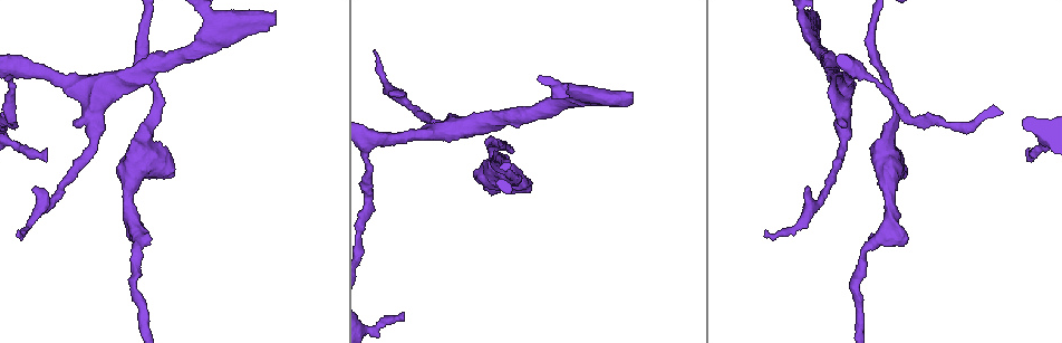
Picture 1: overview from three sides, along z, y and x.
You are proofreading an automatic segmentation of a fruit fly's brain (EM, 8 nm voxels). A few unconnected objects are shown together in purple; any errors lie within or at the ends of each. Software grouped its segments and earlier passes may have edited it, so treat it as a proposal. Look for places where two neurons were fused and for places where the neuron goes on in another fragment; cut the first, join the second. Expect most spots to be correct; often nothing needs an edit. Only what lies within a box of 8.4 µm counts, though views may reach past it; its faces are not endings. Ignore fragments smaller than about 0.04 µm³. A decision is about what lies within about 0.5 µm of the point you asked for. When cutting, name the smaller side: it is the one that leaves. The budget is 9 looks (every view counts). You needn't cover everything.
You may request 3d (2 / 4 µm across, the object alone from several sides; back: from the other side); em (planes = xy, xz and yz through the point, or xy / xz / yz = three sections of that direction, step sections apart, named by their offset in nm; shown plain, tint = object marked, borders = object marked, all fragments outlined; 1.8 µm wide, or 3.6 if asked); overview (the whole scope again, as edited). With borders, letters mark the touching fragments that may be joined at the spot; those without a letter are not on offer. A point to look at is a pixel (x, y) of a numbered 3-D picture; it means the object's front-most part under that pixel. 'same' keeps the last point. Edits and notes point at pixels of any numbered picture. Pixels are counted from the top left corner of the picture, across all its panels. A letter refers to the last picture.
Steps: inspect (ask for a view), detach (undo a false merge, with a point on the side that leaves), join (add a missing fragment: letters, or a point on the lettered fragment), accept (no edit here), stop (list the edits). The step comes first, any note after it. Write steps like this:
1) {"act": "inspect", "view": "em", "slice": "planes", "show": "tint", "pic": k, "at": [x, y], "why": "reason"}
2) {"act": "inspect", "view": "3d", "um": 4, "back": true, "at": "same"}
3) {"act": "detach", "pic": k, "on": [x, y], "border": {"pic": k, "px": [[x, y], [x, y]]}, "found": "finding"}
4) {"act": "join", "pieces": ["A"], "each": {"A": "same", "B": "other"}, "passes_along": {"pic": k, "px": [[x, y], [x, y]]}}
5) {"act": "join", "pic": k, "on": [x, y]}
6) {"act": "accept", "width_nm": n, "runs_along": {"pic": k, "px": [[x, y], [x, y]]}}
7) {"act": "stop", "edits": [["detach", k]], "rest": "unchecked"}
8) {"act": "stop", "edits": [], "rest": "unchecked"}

{"act": "inspect", "view": "3d", "um": 4, "pic": 1, "at": [807, 187], "why": "thin end"}

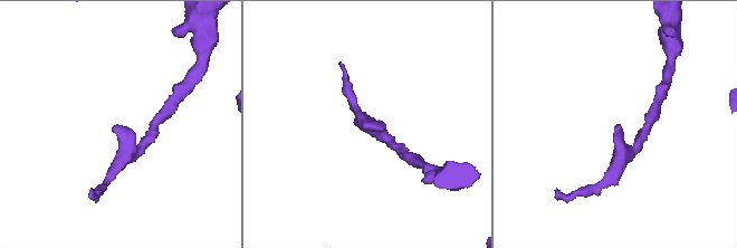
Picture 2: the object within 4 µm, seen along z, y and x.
{"act": "inspect", "view": "em", "slice": "xz", "step": 8, "show": "tint", "pic": 2, "at": [620, 127], "why": "shape alone is not enough"}

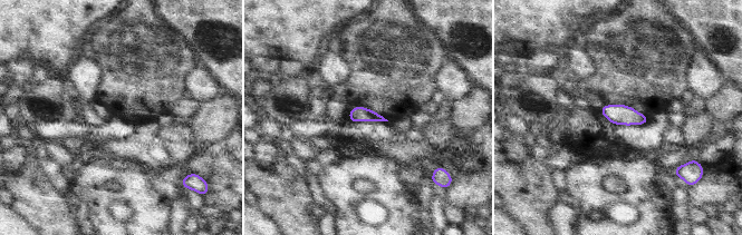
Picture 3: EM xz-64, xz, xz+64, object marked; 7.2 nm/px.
{"act": "inspect", "view": "em", "slice": "xz", "step": 8, "show": "borders", "at": "same"}

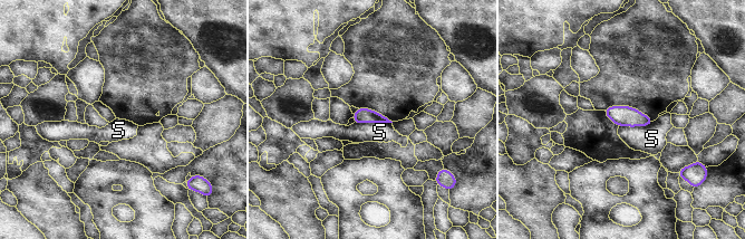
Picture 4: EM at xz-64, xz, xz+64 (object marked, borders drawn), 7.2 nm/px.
{"act": "accept", "longest_contact_nm": ["S", 280], "each": {"S": "other"}, "border": {"pic": 4, "px": [[355, 121], [358, 123], [392, 123]]}, "found": "none of them fits"}

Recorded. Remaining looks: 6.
{"act": "inspect", "view": "3d", "um": 4, "back": true, "pic": 1, "at": [371, 141], "why": "sudden change in width"}

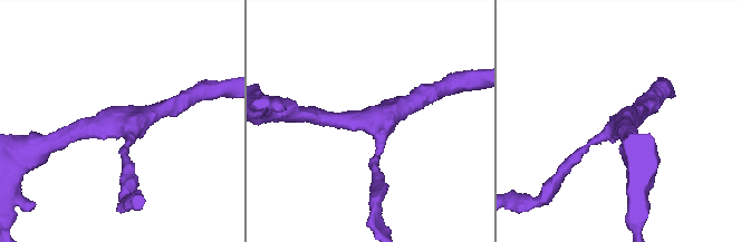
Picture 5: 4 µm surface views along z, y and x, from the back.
{"act": "inspect", "view": "em", "slice": "planes", "show": "borders", "pic": 5, "at": [374, 125]}

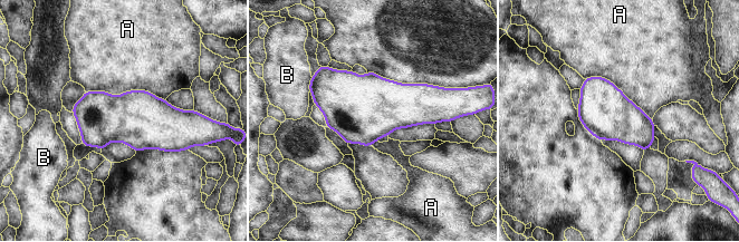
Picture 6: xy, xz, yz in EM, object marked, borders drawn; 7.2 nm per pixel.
{"act": "accept", "each": {"A": "other", "B": "other"}, "found": "continuous, no second neuron"}

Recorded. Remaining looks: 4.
{"act": "inspect", "view": "em", "slice": "xz", "step": 16, "show": "tint", "pic": 1, "at": [808, 31], "why": "three-way junction"}

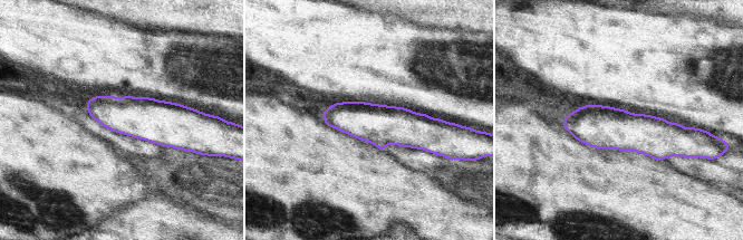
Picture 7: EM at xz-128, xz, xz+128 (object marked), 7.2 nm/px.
{"act": "inspect", "view": "em", "slice": "planes", "show": "borders", "at": "same"}

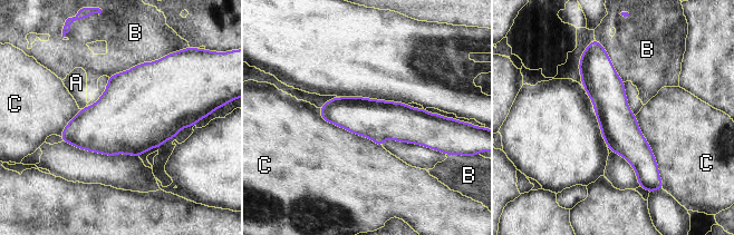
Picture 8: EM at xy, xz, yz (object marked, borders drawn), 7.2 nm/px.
{"act": "accept", "each": {"A": "other", "B": "other", "C": "other"}, "border": {"pic": 8, "px": [[319, 108], [325, 120], [382, 146]]}, "found": "one neuron here"}

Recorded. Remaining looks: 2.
{"act": "inspect", "view": "em", "um": 3.6, "slice": "yz", "step": 4, "show": "tint", "pic": 1, "at": [173, 174], "why": "branch stops here"}

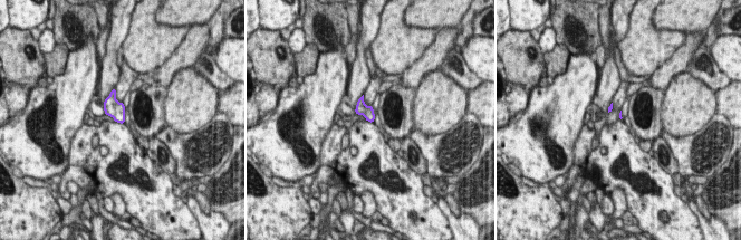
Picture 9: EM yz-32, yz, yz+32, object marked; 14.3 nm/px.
{"act": "inspect", "view": "em", "um": 3.6, "slice": "planes", "show": "borders", "at": "same", "why": "another direction"}

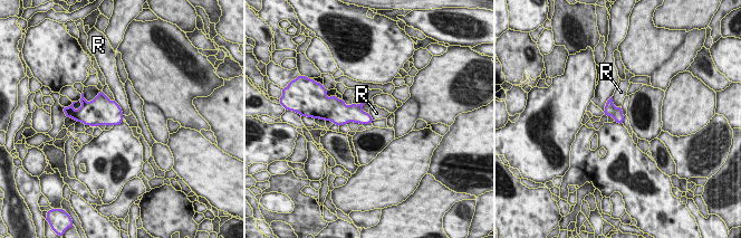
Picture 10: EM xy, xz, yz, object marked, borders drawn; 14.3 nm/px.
{"act": "accept", "each": {"R": "other"}, "border": {"pic": 10, "px": [[612, 96], [613, 104], [619, 107]]}, "found": "none of them fits"}

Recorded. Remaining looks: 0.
{"act": "stop", "edits": [], "rest": "unchecked"}

